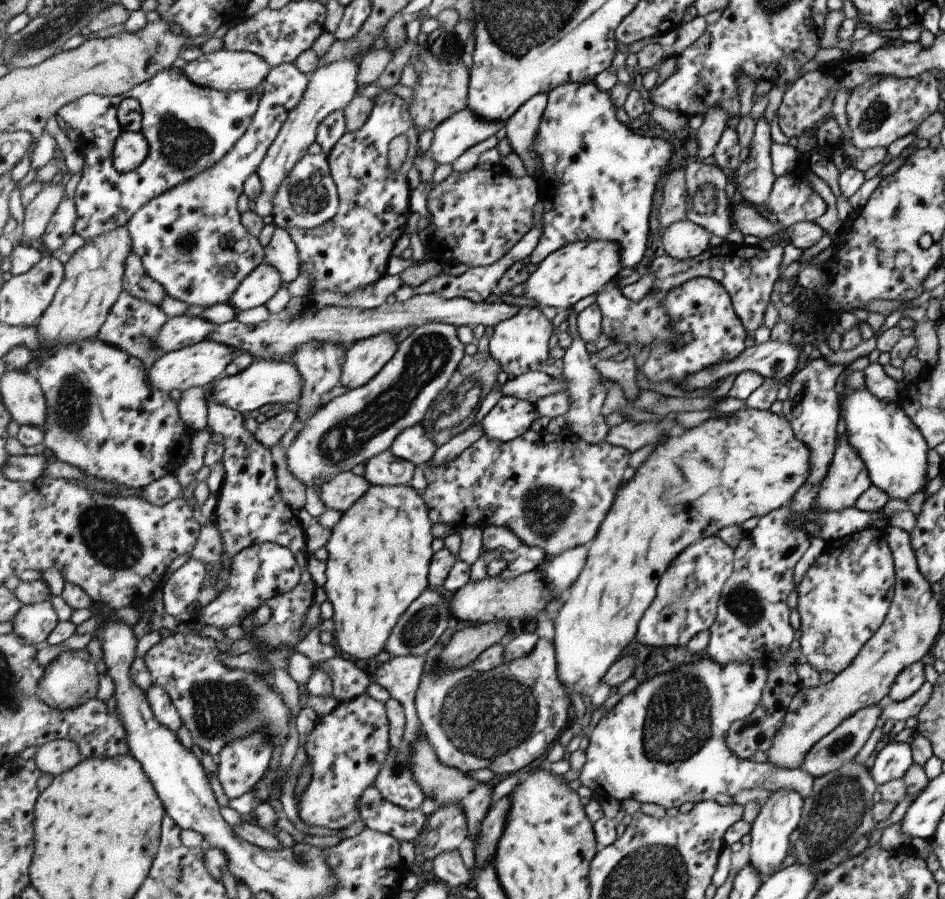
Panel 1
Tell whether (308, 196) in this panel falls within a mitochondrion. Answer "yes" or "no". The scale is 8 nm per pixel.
yes

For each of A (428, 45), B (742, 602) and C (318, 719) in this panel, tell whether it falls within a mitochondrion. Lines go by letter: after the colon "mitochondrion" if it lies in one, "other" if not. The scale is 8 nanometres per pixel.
A: other
B: mitochondrion
C: other

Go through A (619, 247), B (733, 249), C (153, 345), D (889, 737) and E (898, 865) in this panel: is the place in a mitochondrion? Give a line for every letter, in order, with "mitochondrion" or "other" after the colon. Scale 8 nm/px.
A: other
B: other
C: other
D: other
E: other

